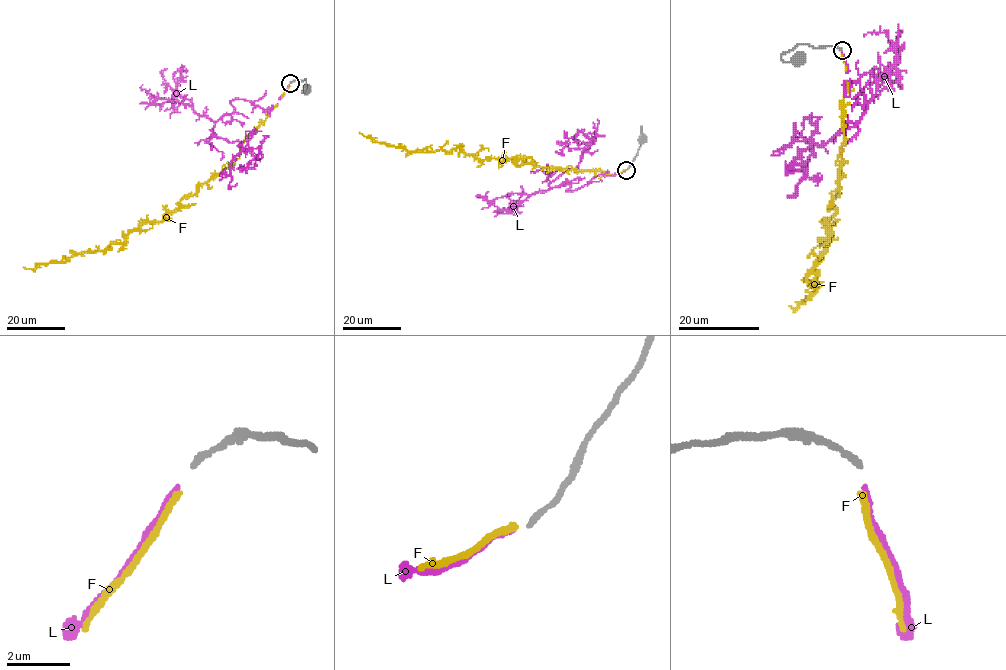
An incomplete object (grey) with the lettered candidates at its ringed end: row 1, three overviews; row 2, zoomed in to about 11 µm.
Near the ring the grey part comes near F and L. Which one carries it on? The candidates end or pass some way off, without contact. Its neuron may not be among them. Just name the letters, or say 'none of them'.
L

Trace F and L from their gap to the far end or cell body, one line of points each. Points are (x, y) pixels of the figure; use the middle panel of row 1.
F: (626, 170), (607, 174), (518, 166), (513, 158), (479, 159), (459, 148), (408, 152), (359, 132)
L: (625, 170), (575, 189), (551, 187), (580, 160), (584, 147), (570, 148), (565, 136), (572, 137)

